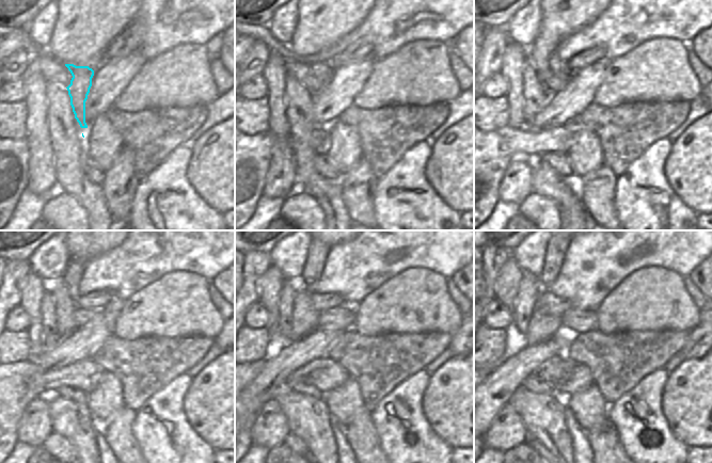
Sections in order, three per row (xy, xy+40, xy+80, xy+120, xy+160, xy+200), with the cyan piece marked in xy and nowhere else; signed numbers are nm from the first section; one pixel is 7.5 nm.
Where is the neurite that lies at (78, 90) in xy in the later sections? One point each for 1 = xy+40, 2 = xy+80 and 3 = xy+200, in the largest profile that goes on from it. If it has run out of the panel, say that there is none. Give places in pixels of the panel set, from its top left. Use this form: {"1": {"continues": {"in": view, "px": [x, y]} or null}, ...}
{"1": {"continues": {"in": "xy+40", "px": [322, 70]}}, "2": {"continues": {"in": "xy+80", "px": [555, 64]}}, "3": {"continues": {"in": "xy+200", "px": [555, 252]}}}

